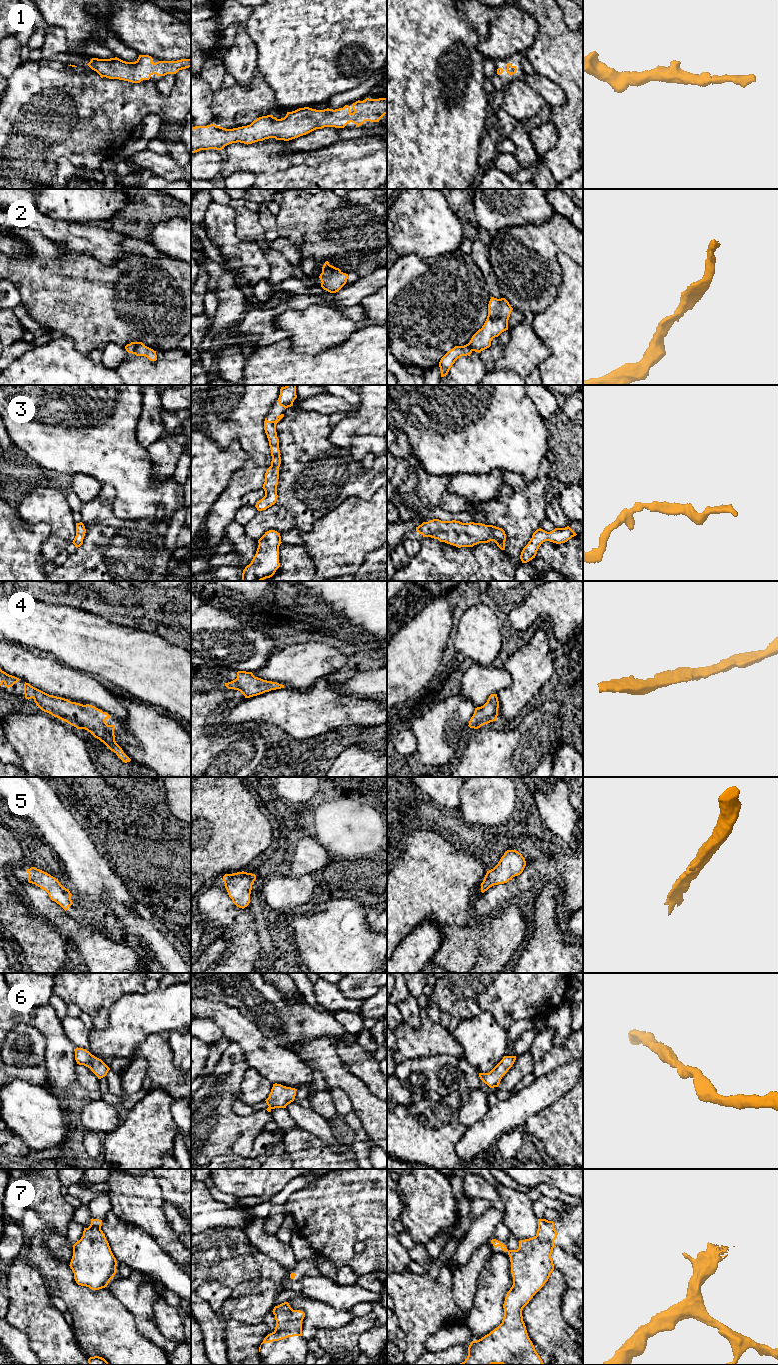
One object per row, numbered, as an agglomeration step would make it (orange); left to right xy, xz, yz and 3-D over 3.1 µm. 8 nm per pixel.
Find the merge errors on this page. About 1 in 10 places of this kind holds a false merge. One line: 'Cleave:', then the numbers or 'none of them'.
Cleave: none of them

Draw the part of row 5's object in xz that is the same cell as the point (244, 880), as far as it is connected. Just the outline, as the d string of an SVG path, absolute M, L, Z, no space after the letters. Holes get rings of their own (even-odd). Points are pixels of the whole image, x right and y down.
M244 871L223 876L228 895L237 907L244 909L249 905L252 885L255 880L255 874Z

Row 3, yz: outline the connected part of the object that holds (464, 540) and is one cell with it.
M433 519L416 527L423 537L438 539L440 542L461 547L473 547L479 543L494 541L505 550L506 534L502 528L482 523L462 523L460 521L441 521Z

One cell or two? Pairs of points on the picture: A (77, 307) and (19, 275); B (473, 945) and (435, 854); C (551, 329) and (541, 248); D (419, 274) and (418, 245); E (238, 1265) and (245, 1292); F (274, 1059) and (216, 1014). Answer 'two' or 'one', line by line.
A: one
B: one
C: two
D: two
E: two
F: one

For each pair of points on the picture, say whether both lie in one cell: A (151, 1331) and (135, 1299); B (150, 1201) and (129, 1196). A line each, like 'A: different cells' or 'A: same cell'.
A: same cell
B: same cell

